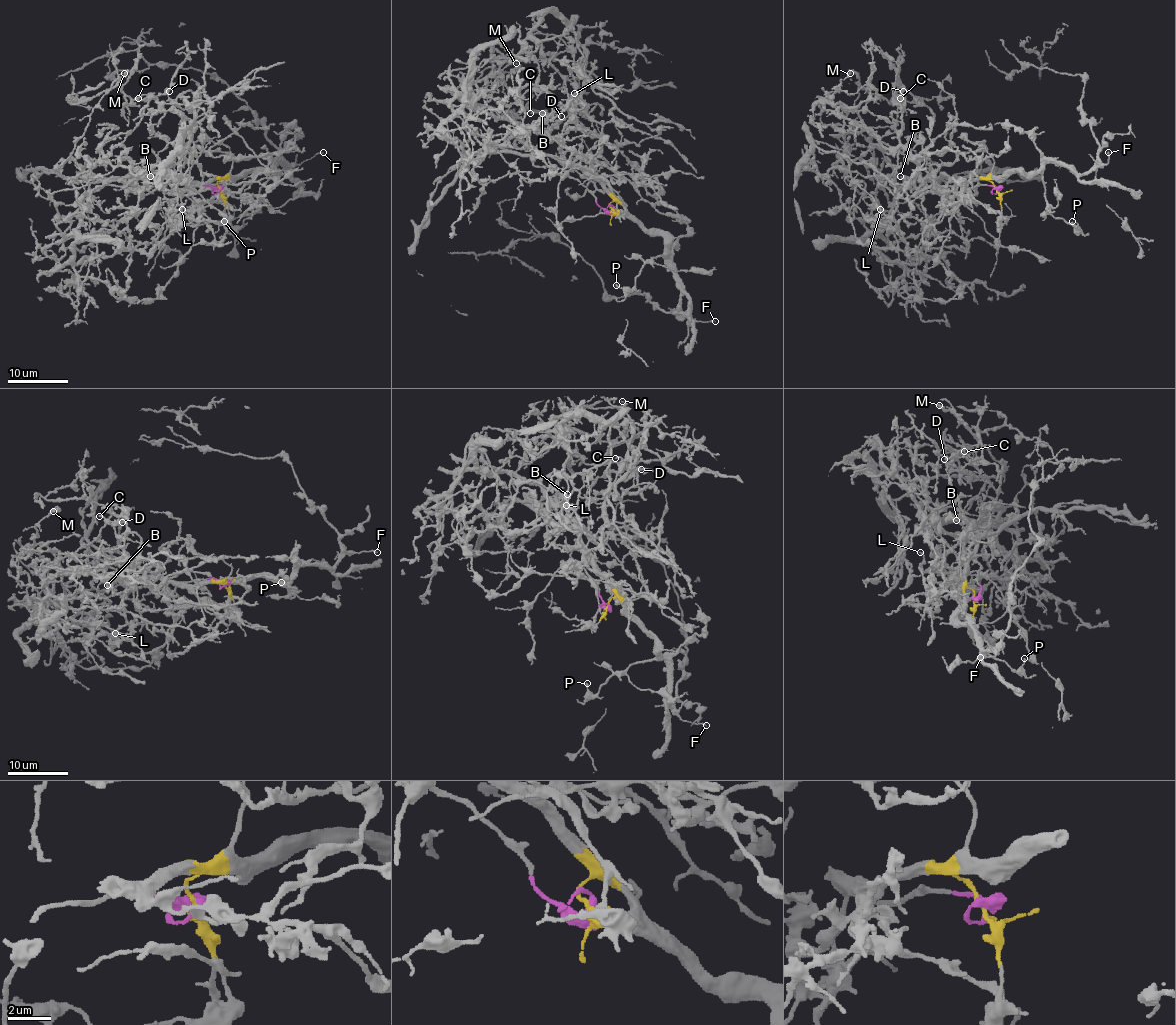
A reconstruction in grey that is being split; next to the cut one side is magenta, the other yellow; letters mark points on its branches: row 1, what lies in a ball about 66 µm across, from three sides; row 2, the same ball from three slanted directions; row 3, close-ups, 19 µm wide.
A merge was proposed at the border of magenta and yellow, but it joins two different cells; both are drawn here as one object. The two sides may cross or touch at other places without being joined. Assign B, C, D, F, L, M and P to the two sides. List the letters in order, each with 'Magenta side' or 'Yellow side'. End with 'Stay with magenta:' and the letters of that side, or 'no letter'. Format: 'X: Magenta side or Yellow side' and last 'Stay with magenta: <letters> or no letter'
B: Magenta side
C: Magenta side
D: Magenta side
F: Yellow side
L: Magenta side
M: Magenta side
P: Yellow side
Stay with magenta: B, C, D, L, M

